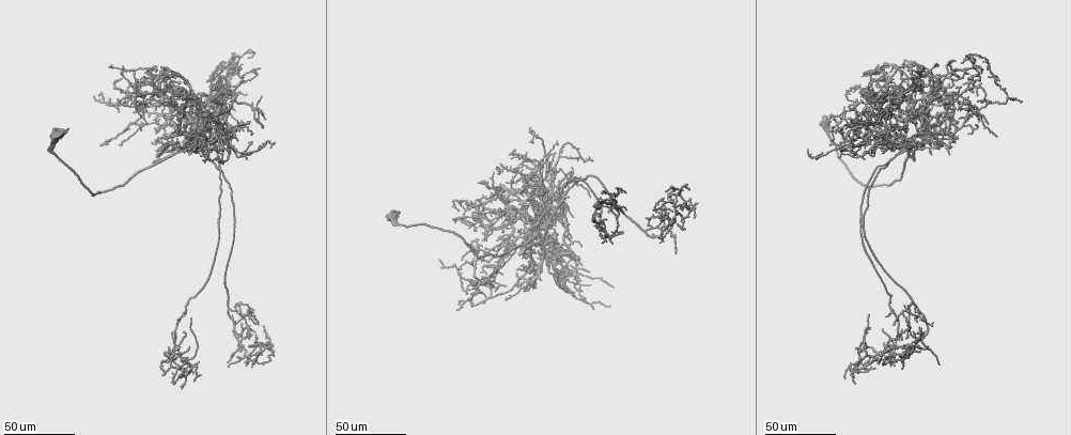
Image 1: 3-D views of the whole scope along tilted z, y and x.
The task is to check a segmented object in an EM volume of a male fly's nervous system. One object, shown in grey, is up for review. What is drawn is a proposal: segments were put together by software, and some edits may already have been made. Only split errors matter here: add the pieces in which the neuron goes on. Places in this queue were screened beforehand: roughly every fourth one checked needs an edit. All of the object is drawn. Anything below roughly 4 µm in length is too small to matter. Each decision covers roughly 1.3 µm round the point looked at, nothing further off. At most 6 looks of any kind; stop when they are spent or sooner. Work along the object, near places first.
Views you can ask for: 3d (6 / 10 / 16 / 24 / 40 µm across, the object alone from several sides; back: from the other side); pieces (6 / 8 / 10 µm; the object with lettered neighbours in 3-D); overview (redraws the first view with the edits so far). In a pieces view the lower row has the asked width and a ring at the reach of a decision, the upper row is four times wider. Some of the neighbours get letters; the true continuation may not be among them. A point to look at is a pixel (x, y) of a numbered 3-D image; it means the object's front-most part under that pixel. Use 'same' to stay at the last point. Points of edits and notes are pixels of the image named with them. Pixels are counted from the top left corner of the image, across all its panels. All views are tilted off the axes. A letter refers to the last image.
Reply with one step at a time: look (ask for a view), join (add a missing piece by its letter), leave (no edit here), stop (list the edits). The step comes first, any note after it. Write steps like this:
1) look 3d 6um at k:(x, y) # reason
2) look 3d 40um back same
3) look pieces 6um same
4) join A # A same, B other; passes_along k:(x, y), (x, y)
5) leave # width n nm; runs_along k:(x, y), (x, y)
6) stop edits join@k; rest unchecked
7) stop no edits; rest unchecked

look 3d 40um at 1:(487, 278) # long arm stops here

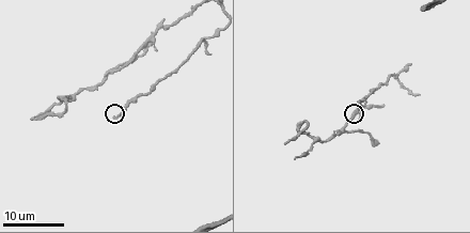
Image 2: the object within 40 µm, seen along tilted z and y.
look pieces 10um at 2:(116, 116)

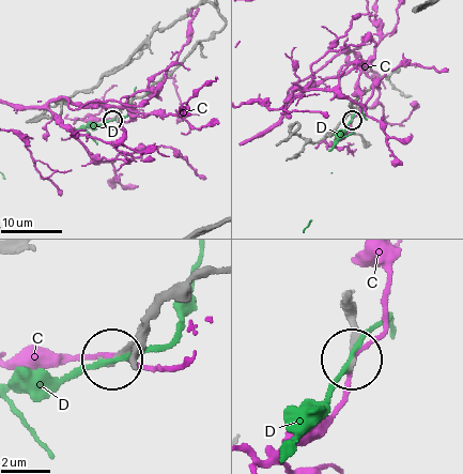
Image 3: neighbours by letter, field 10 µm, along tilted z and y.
leave # C other, D other; runs_along 3:(211, 271), (161, 302), (119, 358); none of them fits

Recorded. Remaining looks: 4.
look 3d 24um at 1:(225, 133) # free end

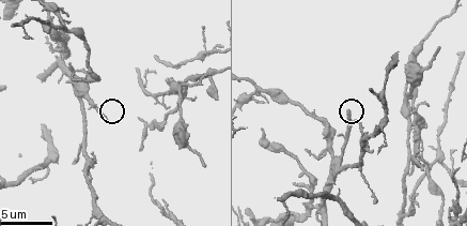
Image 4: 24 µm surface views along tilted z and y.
look pieces 6um at 4:(107, 120)

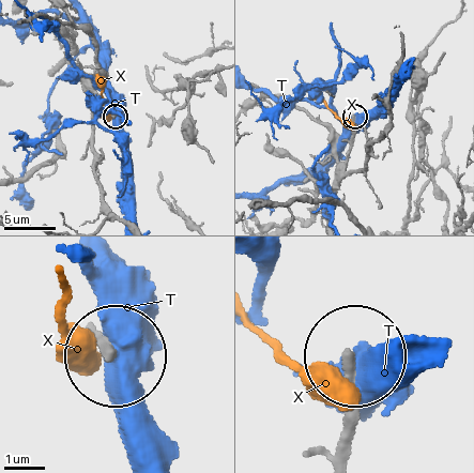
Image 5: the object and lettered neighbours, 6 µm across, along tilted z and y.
leave # T other, X other; runs_along 5:(332, 455), (351, 359); no lettered piece goes on from it

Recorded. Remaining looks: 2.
look 3d 24um at 1:(878, 101) # branch stops here

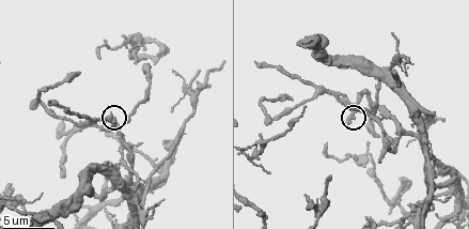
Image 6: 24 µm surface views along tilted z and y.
look pieces 10um at 6:(345, 123)

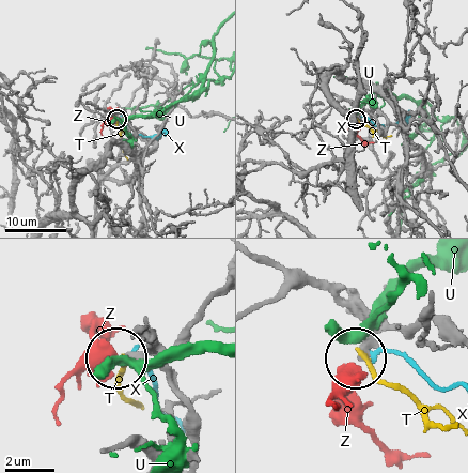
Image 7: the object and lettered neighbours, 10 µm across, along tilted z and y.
leave # T other, U other, X other, Z other; no lettered piece goes on from it

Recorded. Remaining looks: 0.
stop no edits; rest unchecked

